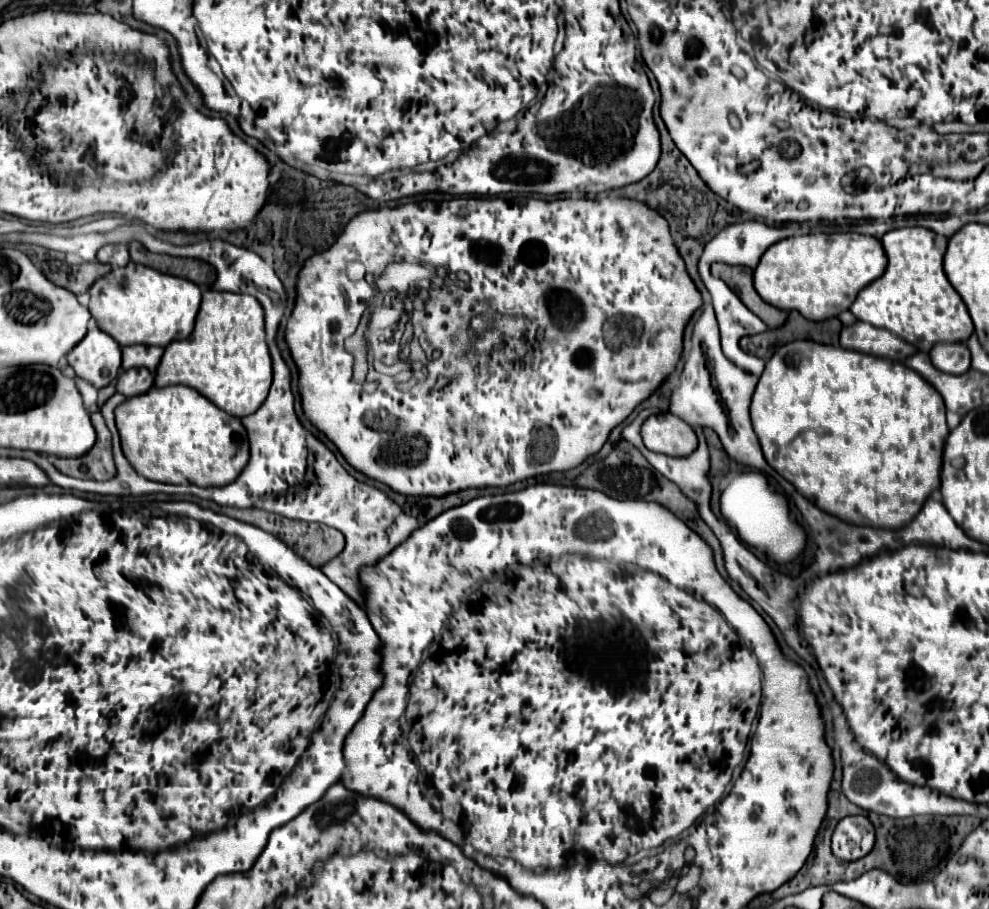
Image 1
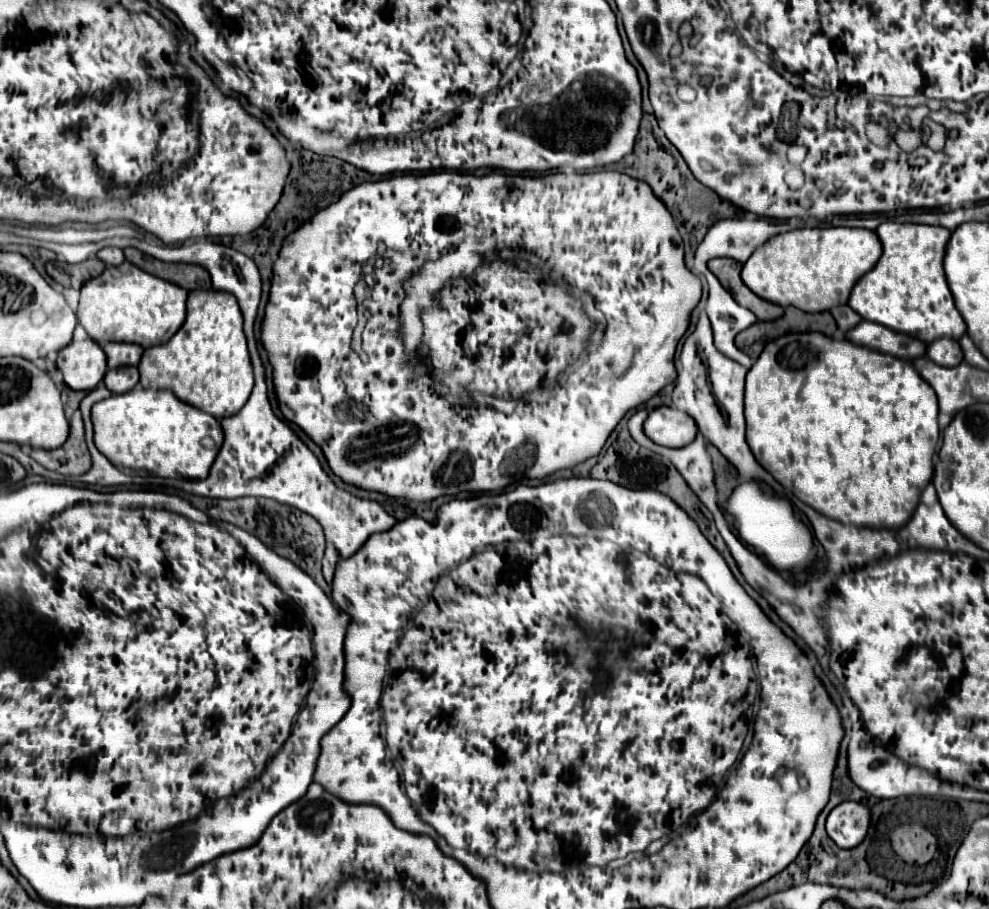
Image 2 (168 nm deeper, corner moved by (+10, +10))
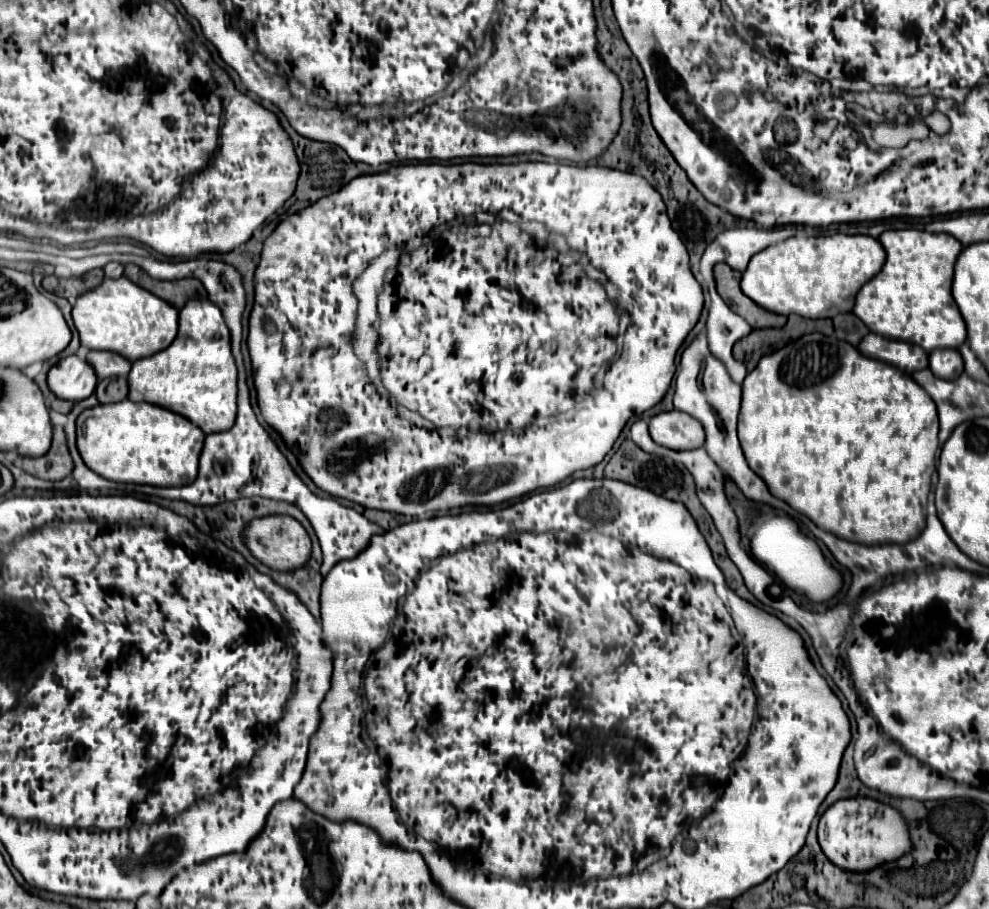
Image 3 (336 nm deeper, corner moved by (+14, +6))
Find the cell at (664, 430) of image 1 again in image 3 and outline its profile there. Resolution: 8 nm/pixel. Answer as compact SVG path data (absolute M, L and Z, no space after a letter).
M679 410L653 416L649 422L649 434L657 444L673 450L701 448L705 442L703 426L695 418Z

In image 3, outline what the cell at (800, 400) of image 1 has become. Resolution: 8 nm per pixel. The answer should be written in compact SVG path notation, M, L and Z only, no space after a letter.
M819 332L805 334L799 340L789 342L787 346L763 356L757 368L745 376L737 432L749 468L765 480L769 492L785 500L793 510L811 518L819 528L837 534L839 538L845 538L849 542L861 542L861 544L901 544L913 540L925 528L927 496L929 496L931 476L935 472L935 452L939 448L939 440L937 440L939 422L937 422L934 401L903 370L897 370L895 366L889 366L887 362L881 360L865 358L855 346L841 342L837 338L823 336Z

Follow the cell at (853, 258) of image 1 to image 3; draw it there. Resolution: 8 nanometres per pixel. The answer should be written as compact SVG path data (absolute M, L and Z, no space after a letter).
M833 234L833 236L793 236L781 244L773 244L759 254L755 254L743 272L741 290L753 302L761 304L761 308L777 314L799 314L805 318L833 318L841 312L851 312L857 290L877 274L877 270L885 262L885 250L879 240L871 236L847 236L847 234Z

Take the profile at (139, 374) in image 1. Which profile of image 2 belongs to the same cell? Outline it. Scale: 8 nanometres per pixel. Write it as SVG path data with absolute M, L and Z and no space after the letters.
M123 366L115 370L107 370L105 386L111 394L125 394L139 384L139 372L135 366Z

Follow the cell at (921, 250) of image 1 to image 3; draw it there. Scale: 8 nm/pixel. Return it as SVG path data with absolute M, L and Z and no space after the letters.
M885 230L879 236L887 252L887 260L877 276L873 276L855 296L853 312L865 322L871 332L877 332L885 338L897 338L903 342L913 342L927 352L935 348L959 348L965 338L965 322L959 314L959 308L951 296L951 280L953 280L953 264L963 244L957 242L951 234L933 234L921 230Z

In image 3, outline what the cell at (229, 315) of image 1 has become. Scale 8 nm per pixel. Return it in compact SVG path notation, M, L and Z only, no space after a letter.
M189 300L179 310L179 334L169 348L135 360L129 374L129 400L149 402L173 410L195 422L205 434L229 430L237 416L237 366L231 354L231 334L217 304L211 300Z

